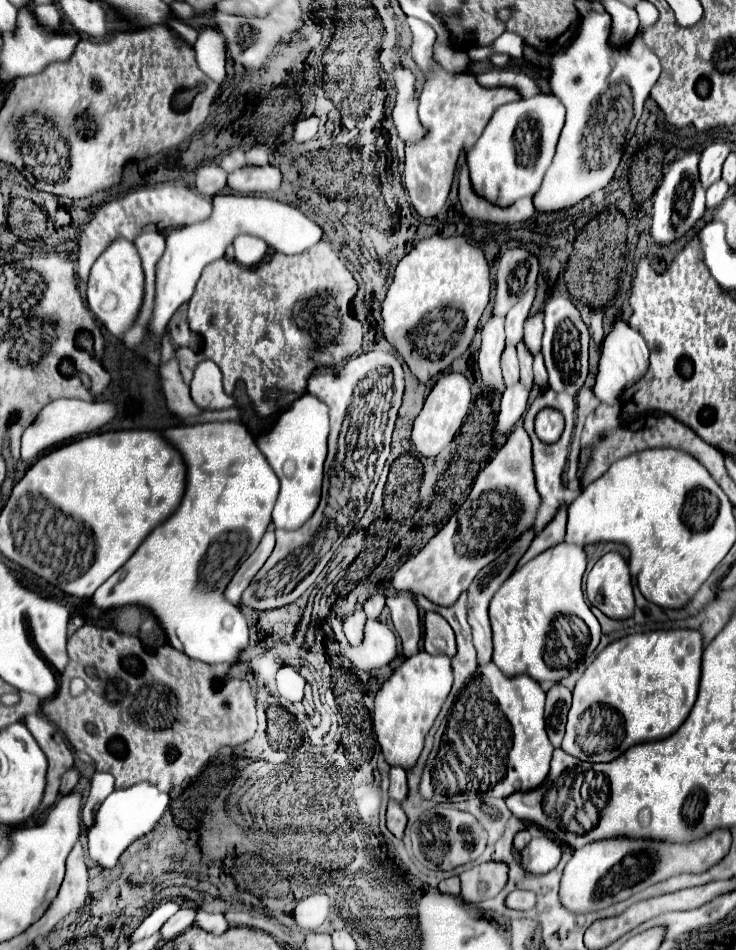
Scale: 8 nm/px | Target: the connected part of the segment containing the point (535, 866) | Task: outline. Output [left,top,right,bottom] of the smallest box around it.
[520,838,562,874]

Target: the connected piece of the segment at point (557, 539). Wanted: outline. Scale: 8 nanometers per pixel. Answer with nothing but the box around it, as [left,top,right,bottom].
[516,508,566,570]

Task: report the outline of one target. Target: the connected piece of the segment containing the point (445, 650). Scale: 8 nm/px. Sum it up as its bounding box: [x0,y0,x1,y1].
[424,612,456,654]

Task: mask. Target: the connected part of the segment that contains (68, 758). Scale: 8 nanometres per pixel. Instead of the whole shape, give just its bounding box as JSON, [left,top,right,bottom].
[24,714,74,784]

